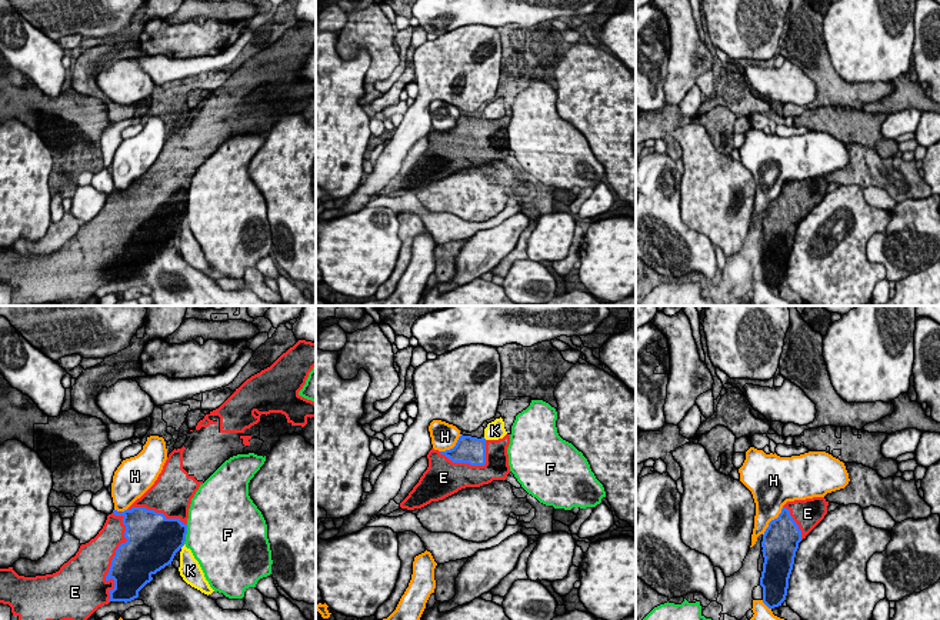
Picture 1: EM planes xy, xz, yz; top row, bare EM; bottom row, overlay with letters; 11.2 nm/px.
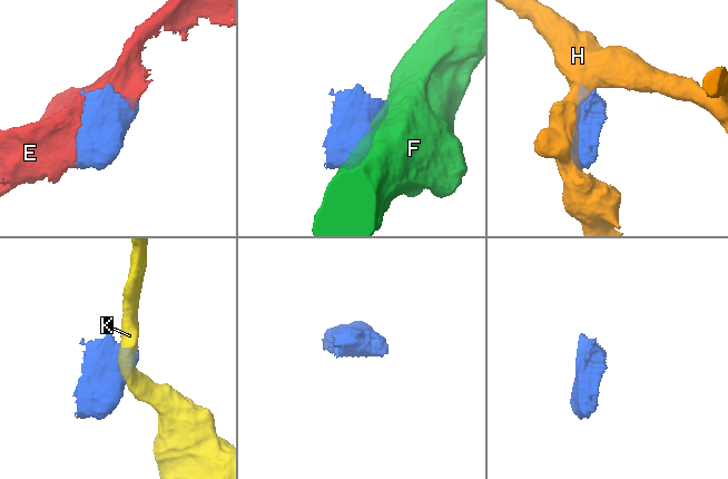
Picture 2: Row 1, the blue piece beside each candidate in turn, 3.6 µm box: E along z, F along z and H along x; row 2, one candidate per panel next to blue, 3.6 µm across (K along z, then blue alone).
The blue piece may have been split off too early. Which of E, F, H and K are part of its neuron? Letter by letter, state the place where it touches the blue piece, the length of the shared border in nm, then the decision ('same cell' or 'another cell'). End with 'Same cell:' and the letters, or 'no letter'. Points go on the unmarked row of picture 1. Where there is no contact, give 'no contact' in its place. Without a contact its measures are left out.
E: xy (113, 239) | 1050 nm | same cell
F: xy (186, 213) | 220 nm | another cell
H: yz (772, 200) | 400 nm | another cell
K: xy (182, 226) | 70 nm | another cell
Same cell: E

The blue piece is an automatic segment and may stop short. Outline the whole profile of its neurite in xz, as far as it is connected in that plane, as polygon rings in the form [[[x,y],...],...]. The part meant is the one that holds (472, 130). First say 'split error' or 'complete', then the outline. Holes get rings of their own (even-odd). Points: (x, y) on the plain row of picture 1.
split error | [[[510,114],[499,120],[486,120],[471,116],[460,116],[456,126],[446,131],[431,129],[427,134],[429,147],[413,167],[409,176],[400,183],[401,189],[421,189],[431,181],[443,180],[461,169],[480,167],[493,160],[506,160],[510,153],[507,127]]]

